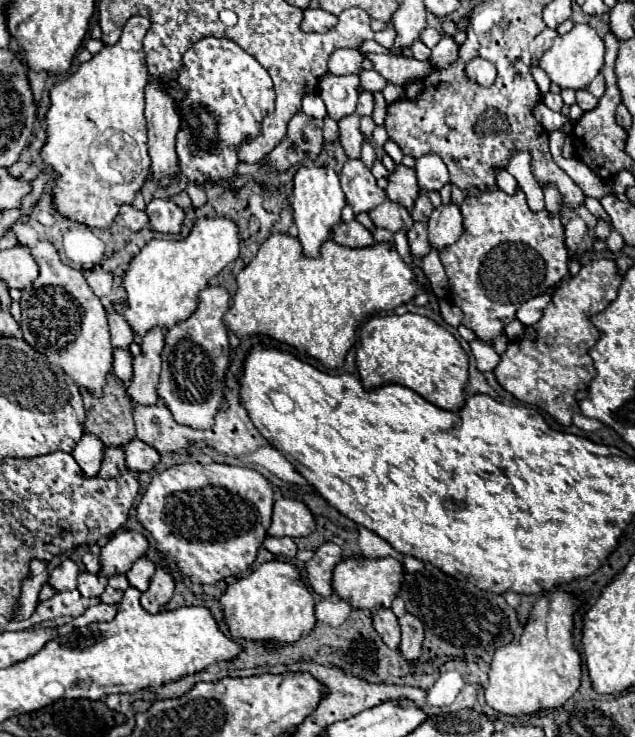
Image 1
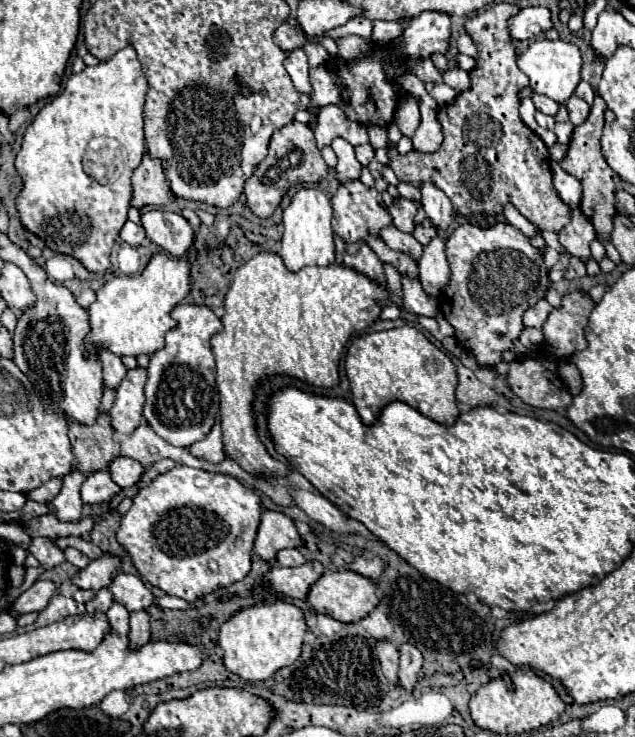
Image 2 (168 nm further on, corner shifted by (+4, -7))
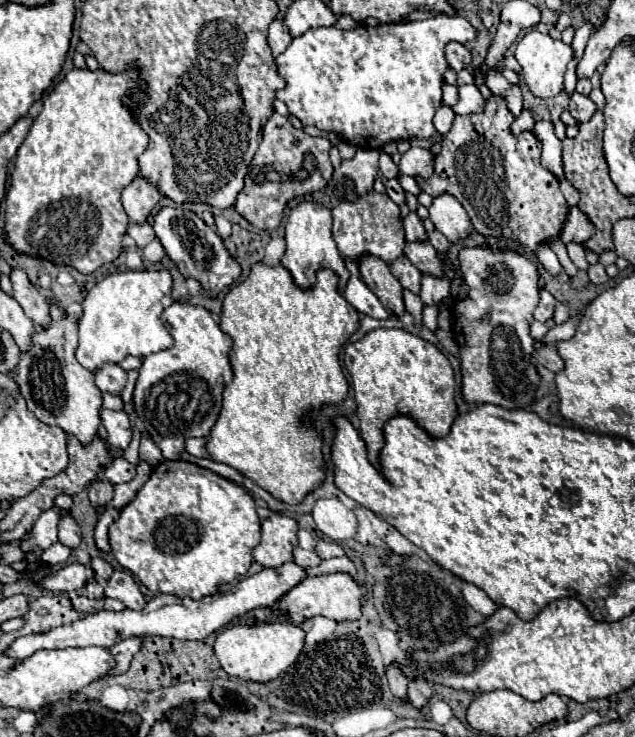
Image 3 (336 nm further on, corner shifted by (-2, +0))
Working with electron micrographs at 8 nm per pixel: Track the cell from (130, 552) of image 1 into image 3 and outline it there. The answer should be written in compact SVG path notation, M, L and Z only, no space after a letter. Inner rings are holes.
M72 563L72 565L66 565L64 569L56 571L54 575L42 579L42 587L52 593L68 593L74 589L82 589L90 579L94 579L92 567Z

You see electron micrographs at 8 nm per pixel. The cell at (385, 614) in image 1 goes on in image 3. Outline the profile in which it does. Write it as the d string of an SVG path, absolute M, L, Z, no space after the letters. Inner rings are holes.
M392 663L392 665L386 669L386 677L388 677L388 683L390 683L392 695L394 695L396 699L406 699L408 677L404 675L402 665L400 665L400 663Z

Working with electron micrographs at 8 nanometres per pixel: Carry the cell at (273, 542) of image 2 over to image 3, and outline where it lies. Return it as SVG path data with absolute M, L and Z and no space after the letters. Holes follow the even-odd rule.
M258 509L262 525L262 541L254 549L254 559L262 567L278 567L292 561L292 549L298 545L296 519L272 509Z

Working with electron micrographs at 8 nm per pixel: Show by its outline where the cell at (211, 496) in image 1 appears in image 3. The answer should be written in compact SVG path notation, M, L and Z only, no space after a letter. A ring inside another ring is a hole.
M162 461L154 467L136 499L128 503L118 521L110 525L108 539L122 569L138 577L148 589L202 599L216 593L222 583L246 575L252 565L252 549L260 543L260 519L254 499L242 485L188 461Z

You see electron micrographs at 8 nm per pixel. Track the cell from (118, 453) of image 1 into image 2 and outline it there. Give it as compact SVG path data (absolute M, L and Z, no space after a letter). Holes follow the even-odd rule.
M108 470L94 472L92 476L86 476L82 488L80 488L80 498L84 504L102 504L108 502L114 494L120 492L120 486L112 482Z

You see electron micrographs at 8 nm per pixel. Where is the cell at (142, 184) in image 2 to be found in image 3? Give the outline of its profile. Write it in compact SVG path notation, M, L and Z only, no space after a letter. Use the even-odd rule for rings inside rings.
M138 175L126 189L122 191L122 205L132 221L144 223L148 213L158 205L164 195L158 193L158 185L146 181L146 177Z

